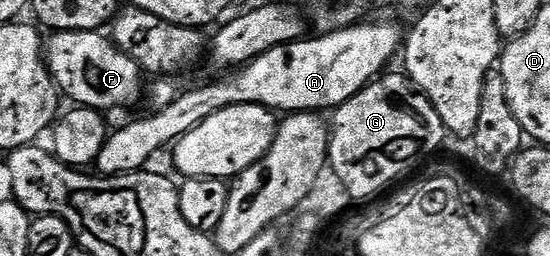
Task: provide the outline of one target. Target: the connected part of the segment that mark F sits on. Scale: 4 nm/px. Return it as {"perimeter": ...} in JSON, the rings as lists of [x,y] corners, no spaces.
{"perimeter":[[[61,30],[50,35],[45,42],[45,61],[51,72],[51,79],[64,95],[72,98],[72,103],[79,106],[88,106],[90,110],[108,112],[118,106],[131,106],[139,97],[144,97],[145,82],[143,86],[144,71],[131,59],[128,54],[123,54],[115,47],[106,33],[93,30]]]}

